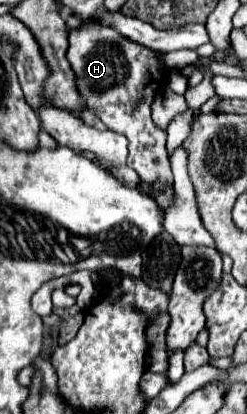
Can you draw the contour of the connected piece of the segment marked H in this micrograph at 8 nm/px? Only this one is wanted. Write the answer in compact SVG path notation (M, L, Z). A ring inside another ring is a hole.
M82 24L82 28L72 30L70 32L70 48L68 48L68 60L72 64L72 70L76 72L76 84L78 90L82 92L82 98L86 100L88 108L114 132L124 134L130 140L130 154L128 154L128 164L132 170L138 172L138 190L144 194L152 194L152 192L164 192L172 182L172 170L170 170L170 162L168 162L168 152L166 152L166 132L160 130L150 116L150 104L156 96L156 92L160 90L160 86L164 86L166 82L166 72L160 68L160 62L156 58L158 54L148 50L146 46L140 46L124 36L120 36L118 32L114 32L114 28L102 28L100 24ZM146 82L148 82L148 106L144 112L144 90L146 90Z

